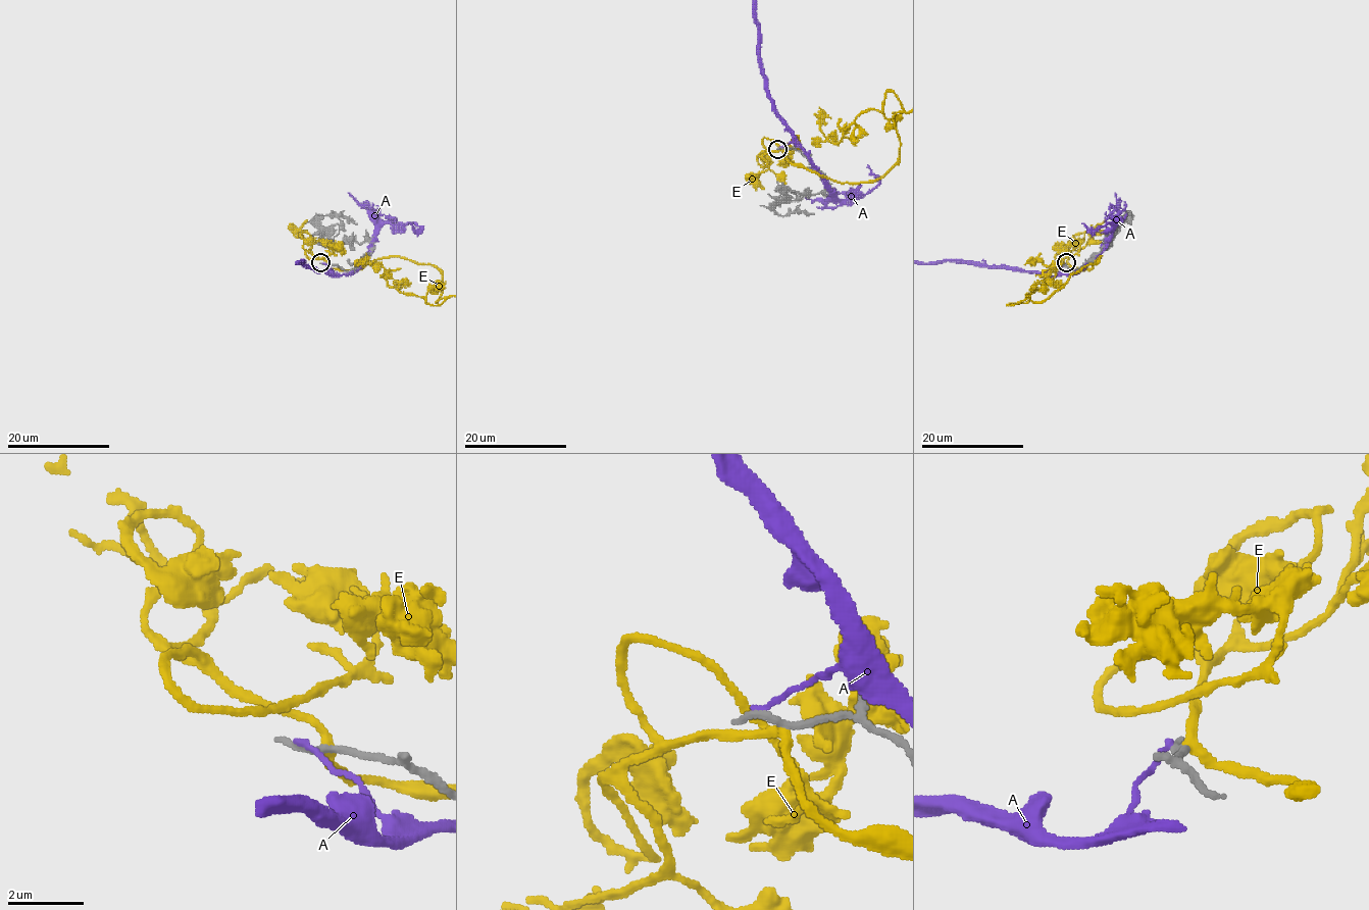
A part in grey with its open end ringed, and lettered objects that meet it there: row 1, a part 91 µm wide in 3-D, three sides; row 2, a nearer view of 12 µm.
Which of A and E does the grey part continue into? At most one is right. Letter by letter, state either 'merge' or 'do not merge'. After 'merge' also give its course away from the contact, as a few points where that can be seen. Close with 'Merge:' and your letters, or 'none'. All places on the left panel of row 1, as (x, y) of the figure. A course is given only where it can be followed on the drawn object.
A: do not merge
E: do not merge
Merge: none

